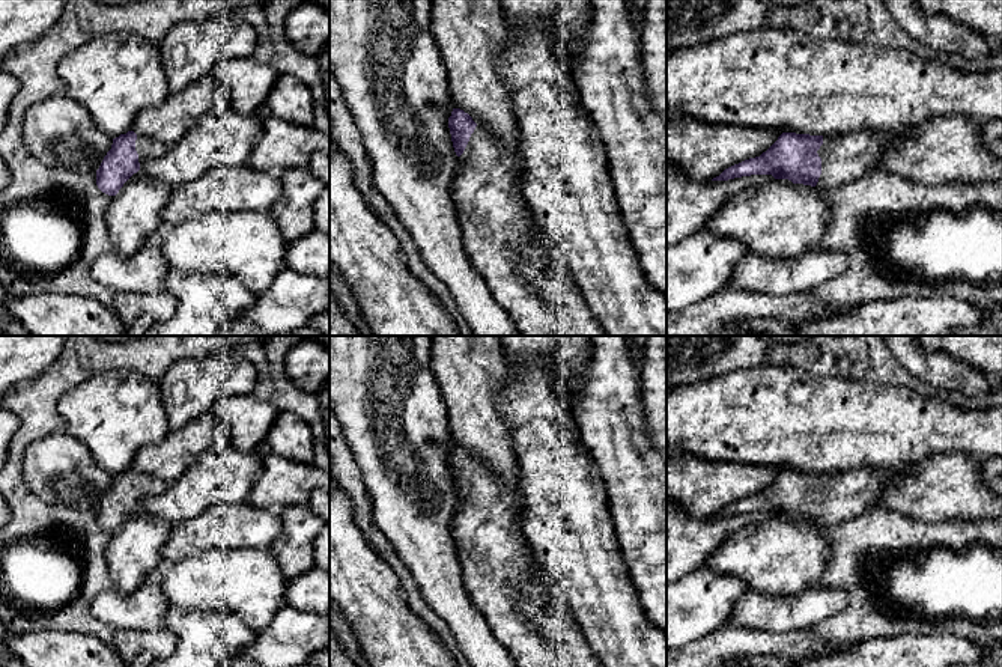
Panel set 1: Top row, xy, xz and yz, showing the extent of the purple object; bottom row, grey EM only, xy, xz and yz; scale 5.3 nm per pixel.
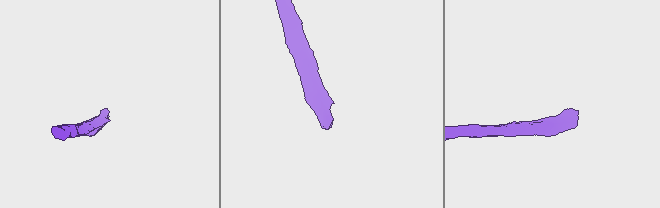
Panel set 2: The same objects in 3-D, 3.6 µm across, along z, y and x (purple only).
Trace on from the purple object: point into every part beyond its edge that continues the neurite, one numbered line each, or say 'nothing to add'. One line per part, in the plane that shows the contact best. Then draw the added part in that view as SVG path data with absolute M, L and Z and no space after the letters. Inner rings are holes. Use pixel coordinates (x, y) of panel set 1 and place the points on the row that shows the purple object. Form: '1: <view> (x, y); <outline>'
1: yz (844, 158); M862 129L823 137L823 145L817 151L821 158L821 175L815 188L832 190L882 169L883 149L898 137L900 132L885 129Z

